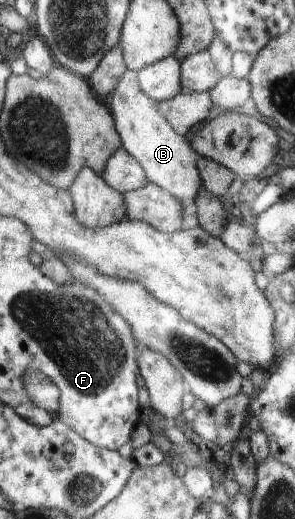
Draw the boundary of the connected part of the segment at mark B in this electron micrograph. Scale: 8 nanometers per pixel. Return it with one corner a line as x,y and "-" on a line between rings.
126,70
119,79
111,101
115,126
122,141
121,147
137,161
148,183
157,185
166,193
177,197
191,211
202,181
198,173
197,153
183,137
175,133
174,127
166,121
162,112
158,111
157,103
142,93
137,82
138,73

